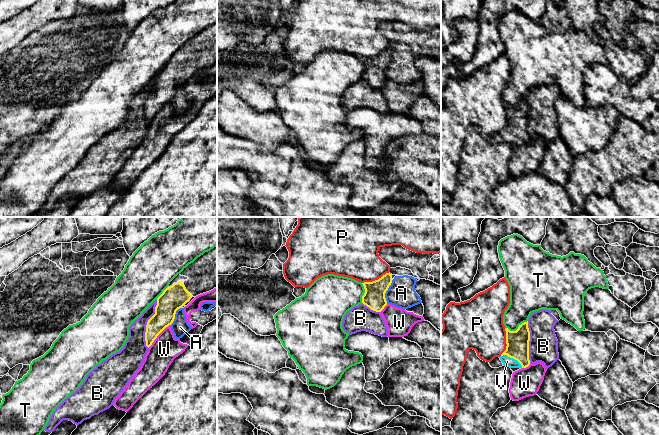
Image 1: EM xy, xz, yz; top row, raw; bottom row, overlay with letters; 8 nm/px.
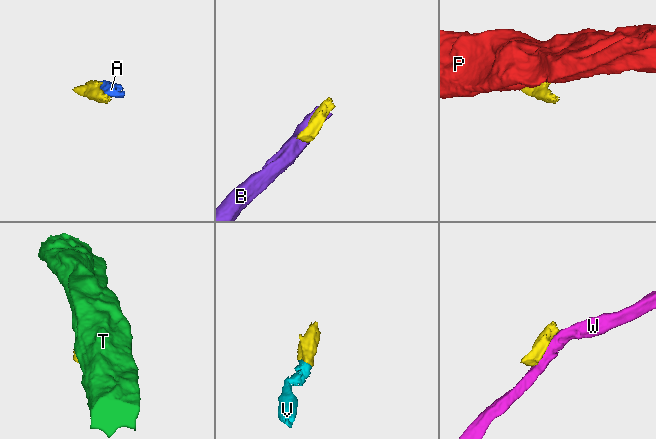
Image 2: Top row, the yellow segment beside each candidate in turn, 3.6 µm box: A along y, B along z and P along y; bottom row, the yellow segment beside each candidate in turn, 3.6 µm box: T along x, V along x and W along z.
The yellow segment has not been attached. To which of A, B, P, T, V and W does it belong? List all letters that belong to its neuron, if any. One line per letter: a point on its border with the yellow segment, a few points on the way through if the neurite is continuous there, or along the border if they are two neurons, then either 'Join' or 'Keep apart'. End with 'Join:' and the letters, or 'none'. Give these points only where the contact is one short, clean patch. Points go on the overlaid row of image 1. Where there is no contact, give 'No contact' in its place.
A: Touches yellow at xz (386, 290). Keep apart
B: Touches yellow at xy (147, 324). Keep apart
P: Touches yellow at yz (506, 342). Keep apart
T: Touches yellow at yz (517, 329). Keep apart
V: Touches yellow at yz (512, 357). Path across: yz (517, 341), (517, 352), (512, 357), (507, 361). Join
W: Touches yellow at xy (158, 334). Keep apart
Join: V

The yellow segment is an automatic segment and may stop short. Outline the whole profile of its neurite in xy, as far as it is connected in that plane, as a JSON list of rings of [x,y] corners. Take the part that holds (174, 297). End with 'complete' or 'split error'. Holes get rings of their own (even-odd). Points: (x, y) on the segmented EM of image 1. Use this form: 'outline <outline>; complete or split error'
outline [[[217,246],[184,268],[157,298],[155,314],[146,325],[146,346],[149,348],[157,336],[173,323],[178,309],[187,306],[196,296],[216,287]]]; split error

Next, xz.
outline [[[386,273],[378,280],[362,283],[365,289],[362,303],[373,311],[381,312],[387,305],[385,293],[391,285],[392,280],[392,274]]]; complete

